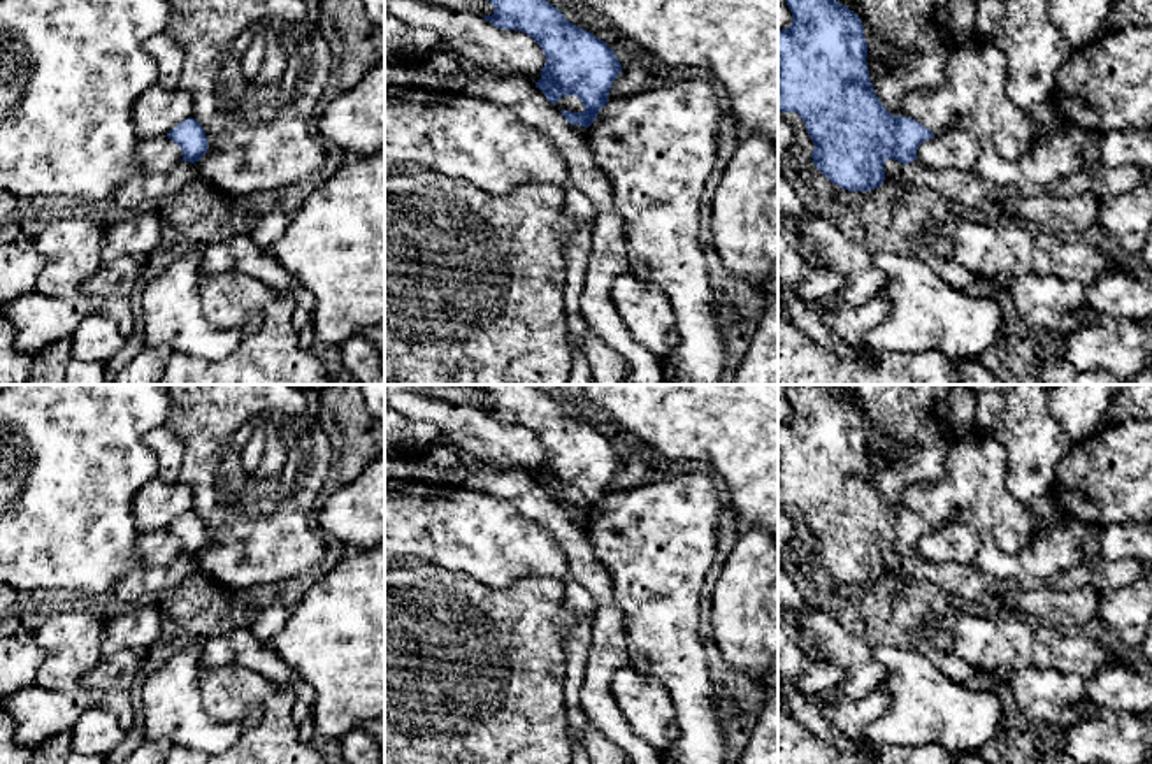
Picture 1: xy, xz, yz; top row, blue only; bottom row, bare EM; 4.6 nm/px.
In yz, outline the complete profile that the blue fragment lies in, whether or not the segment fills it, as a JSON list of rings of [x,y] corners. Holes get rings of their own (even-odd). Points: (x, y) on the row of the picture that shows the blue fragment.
[[[785,0],[792,25],[778,30],[778,109],[797,112],[815,144],[815,167],[836,186],[868,191],[885,181],[889,158],[906,165],[934,133],[922,123],[890,114],[873,90],[860,18],[836,0]]]

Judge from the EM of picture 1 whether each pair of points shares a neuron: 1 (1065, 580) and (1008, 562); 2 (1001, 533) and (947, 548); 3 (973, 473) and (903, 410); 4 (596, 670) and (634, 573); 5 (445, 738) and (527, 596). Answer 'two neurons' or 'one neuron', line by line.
1: two neurons
2: two neurons
3: two neurons
4: two neurons
5: one neuron

